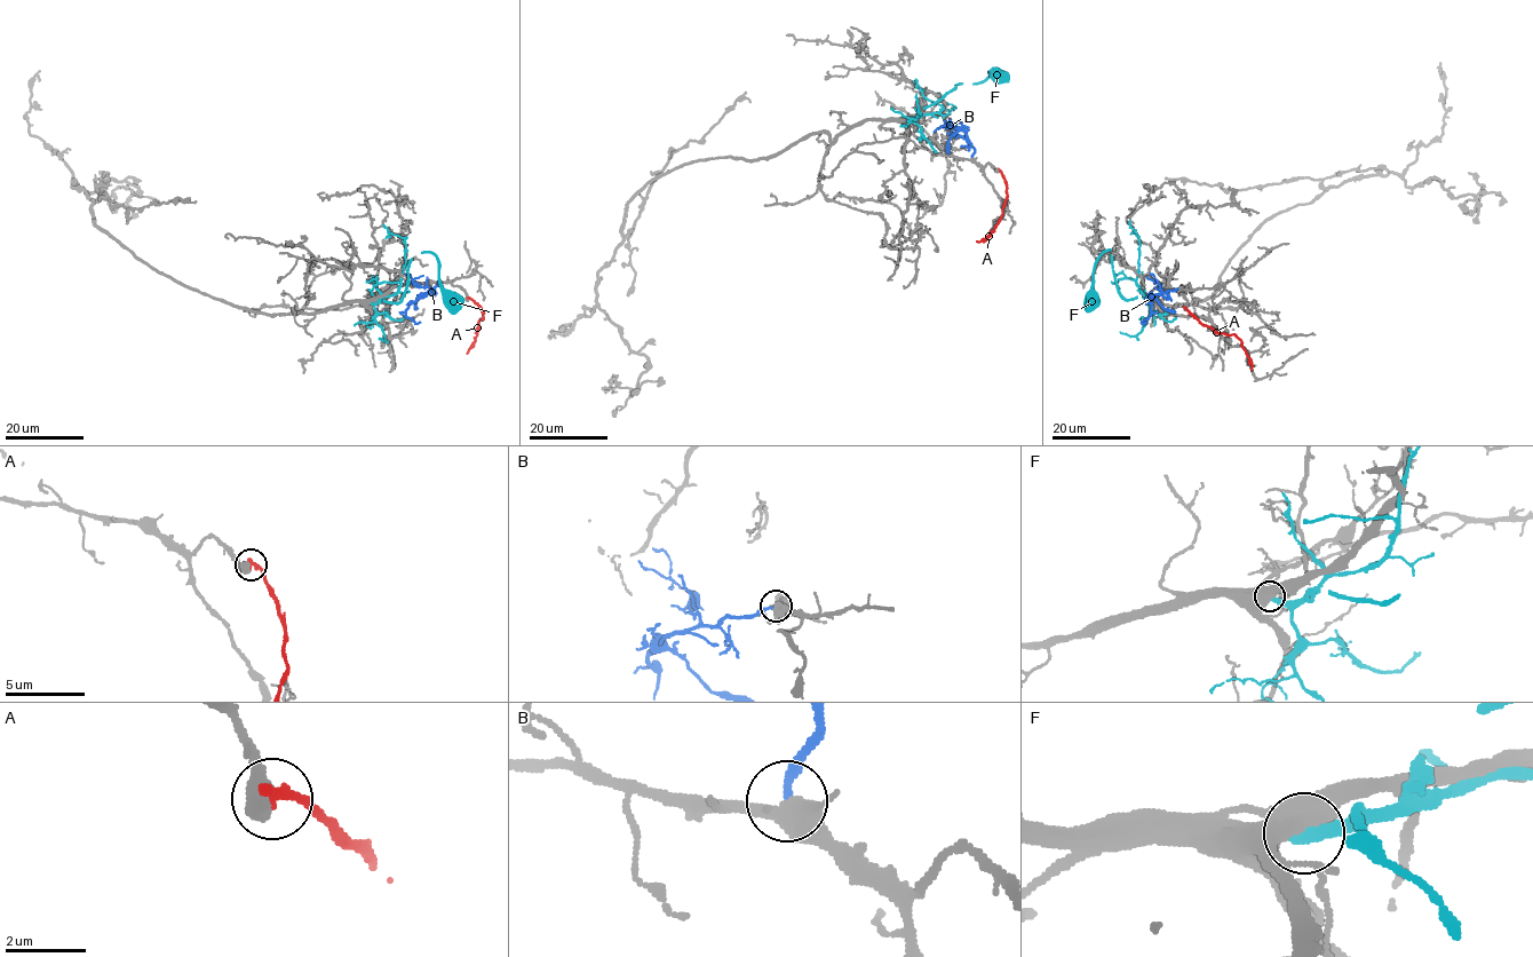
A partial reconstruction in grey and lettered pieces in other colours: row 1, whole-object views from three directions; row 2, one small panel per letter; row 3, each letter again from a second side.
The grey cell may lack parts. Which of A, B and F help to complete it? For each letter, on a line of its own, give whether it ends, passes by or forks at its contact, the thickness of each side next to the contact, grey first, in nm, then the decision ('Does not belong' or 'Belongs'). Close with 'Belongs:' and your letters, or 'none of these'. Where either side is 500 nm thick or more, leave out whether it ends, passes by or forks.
A: Thickness 600 nm (grey) against 280 nm. Does not belong
B: It ends there. Thickness 440 nm (grey) against 200 nm. Does not belong
F: Thickness 650 nm (grey) against 400 nm. Does not belong
Belongs: none of these

